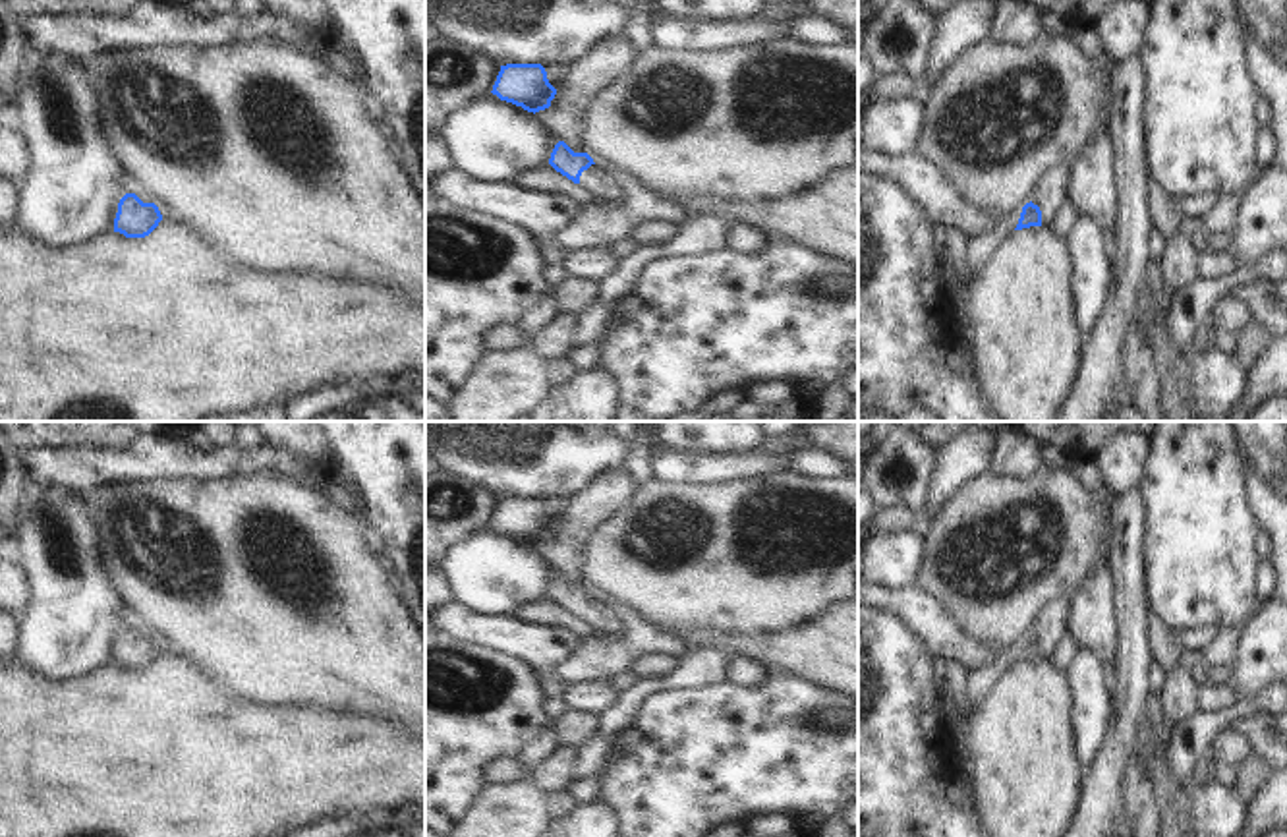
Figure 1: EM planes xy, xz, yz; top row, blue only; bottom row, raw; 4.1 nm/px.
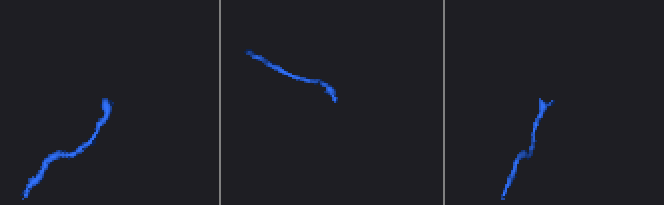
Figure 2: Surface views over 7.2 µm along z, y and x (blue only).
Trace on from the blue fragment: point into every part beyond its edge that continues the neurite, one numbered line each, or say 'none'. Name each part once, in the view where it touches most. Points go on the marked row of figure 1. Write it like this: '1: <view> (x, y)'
1: yz (1052, 192).

